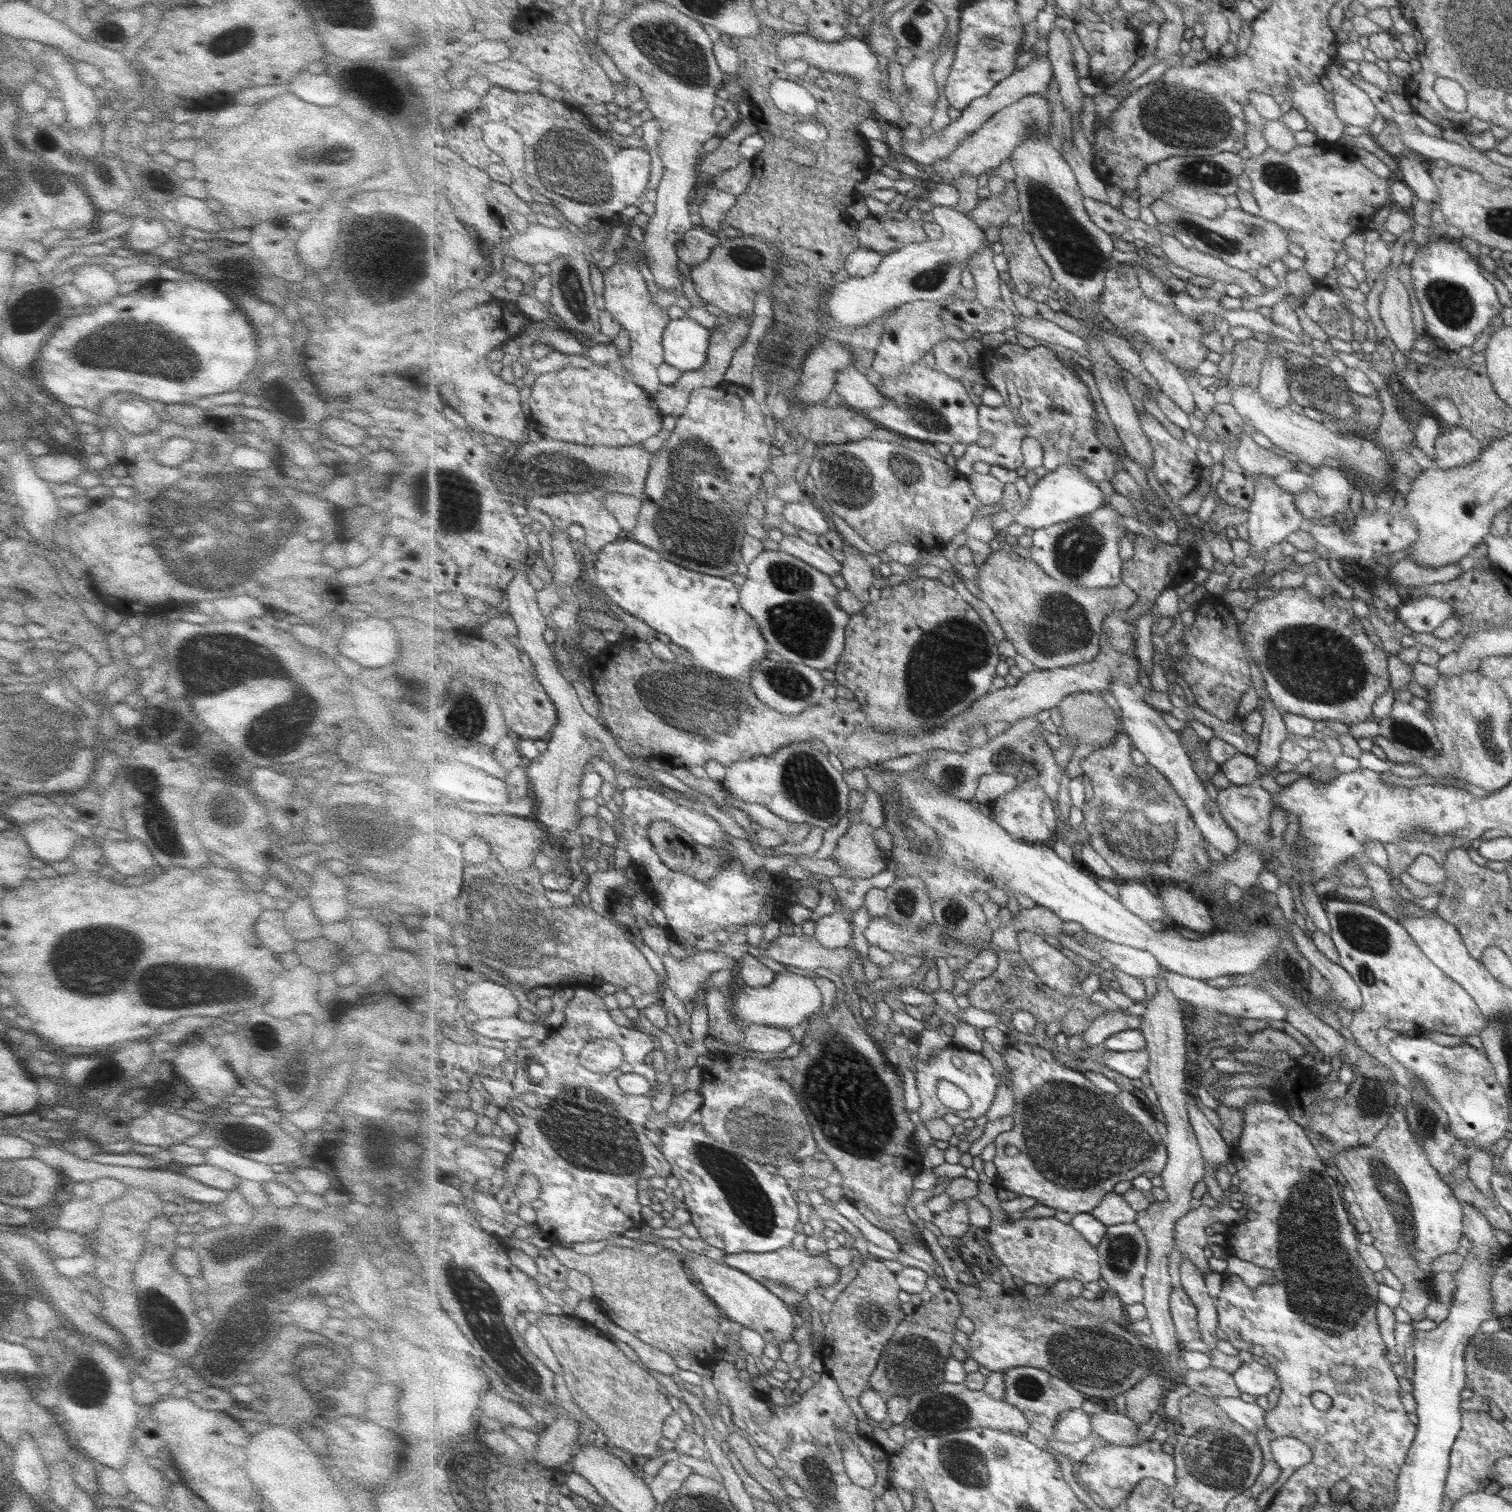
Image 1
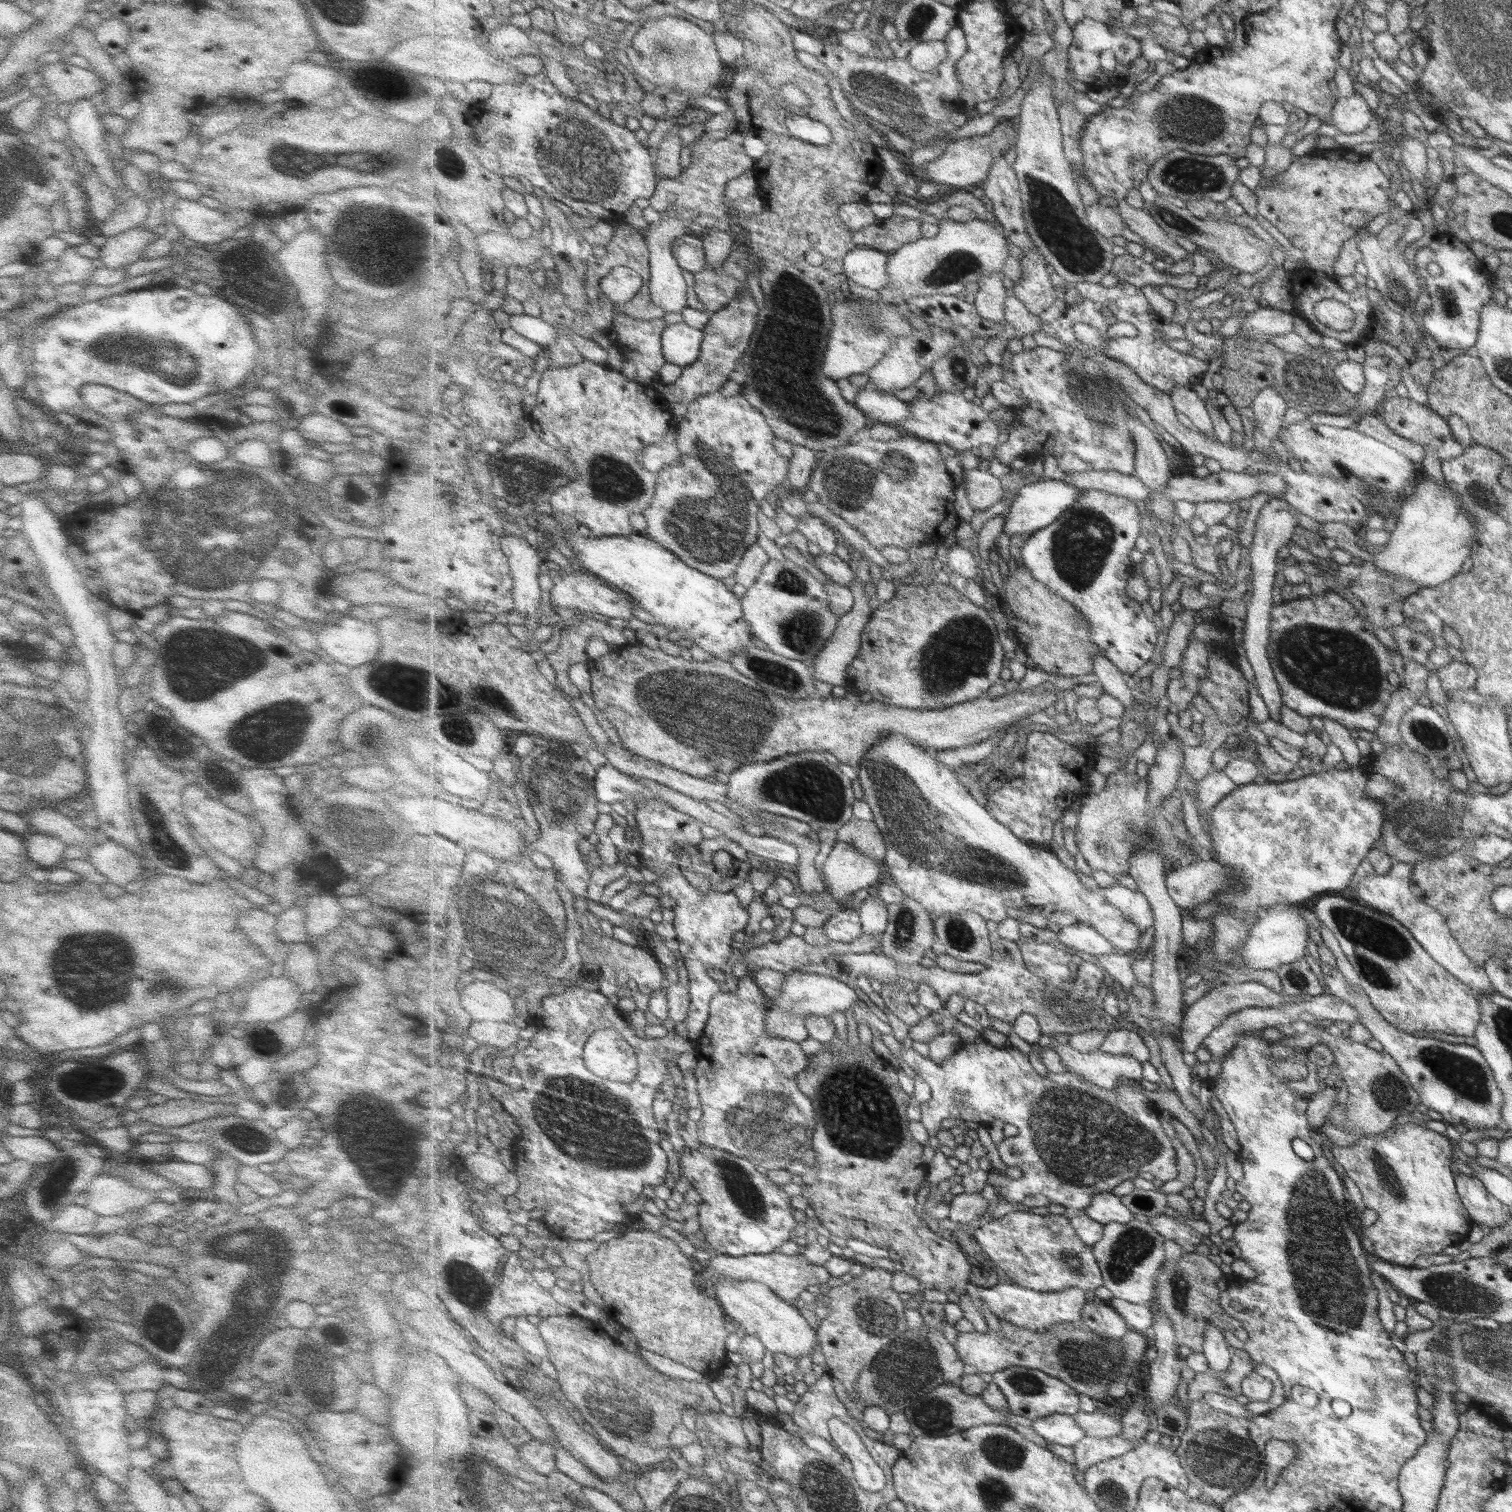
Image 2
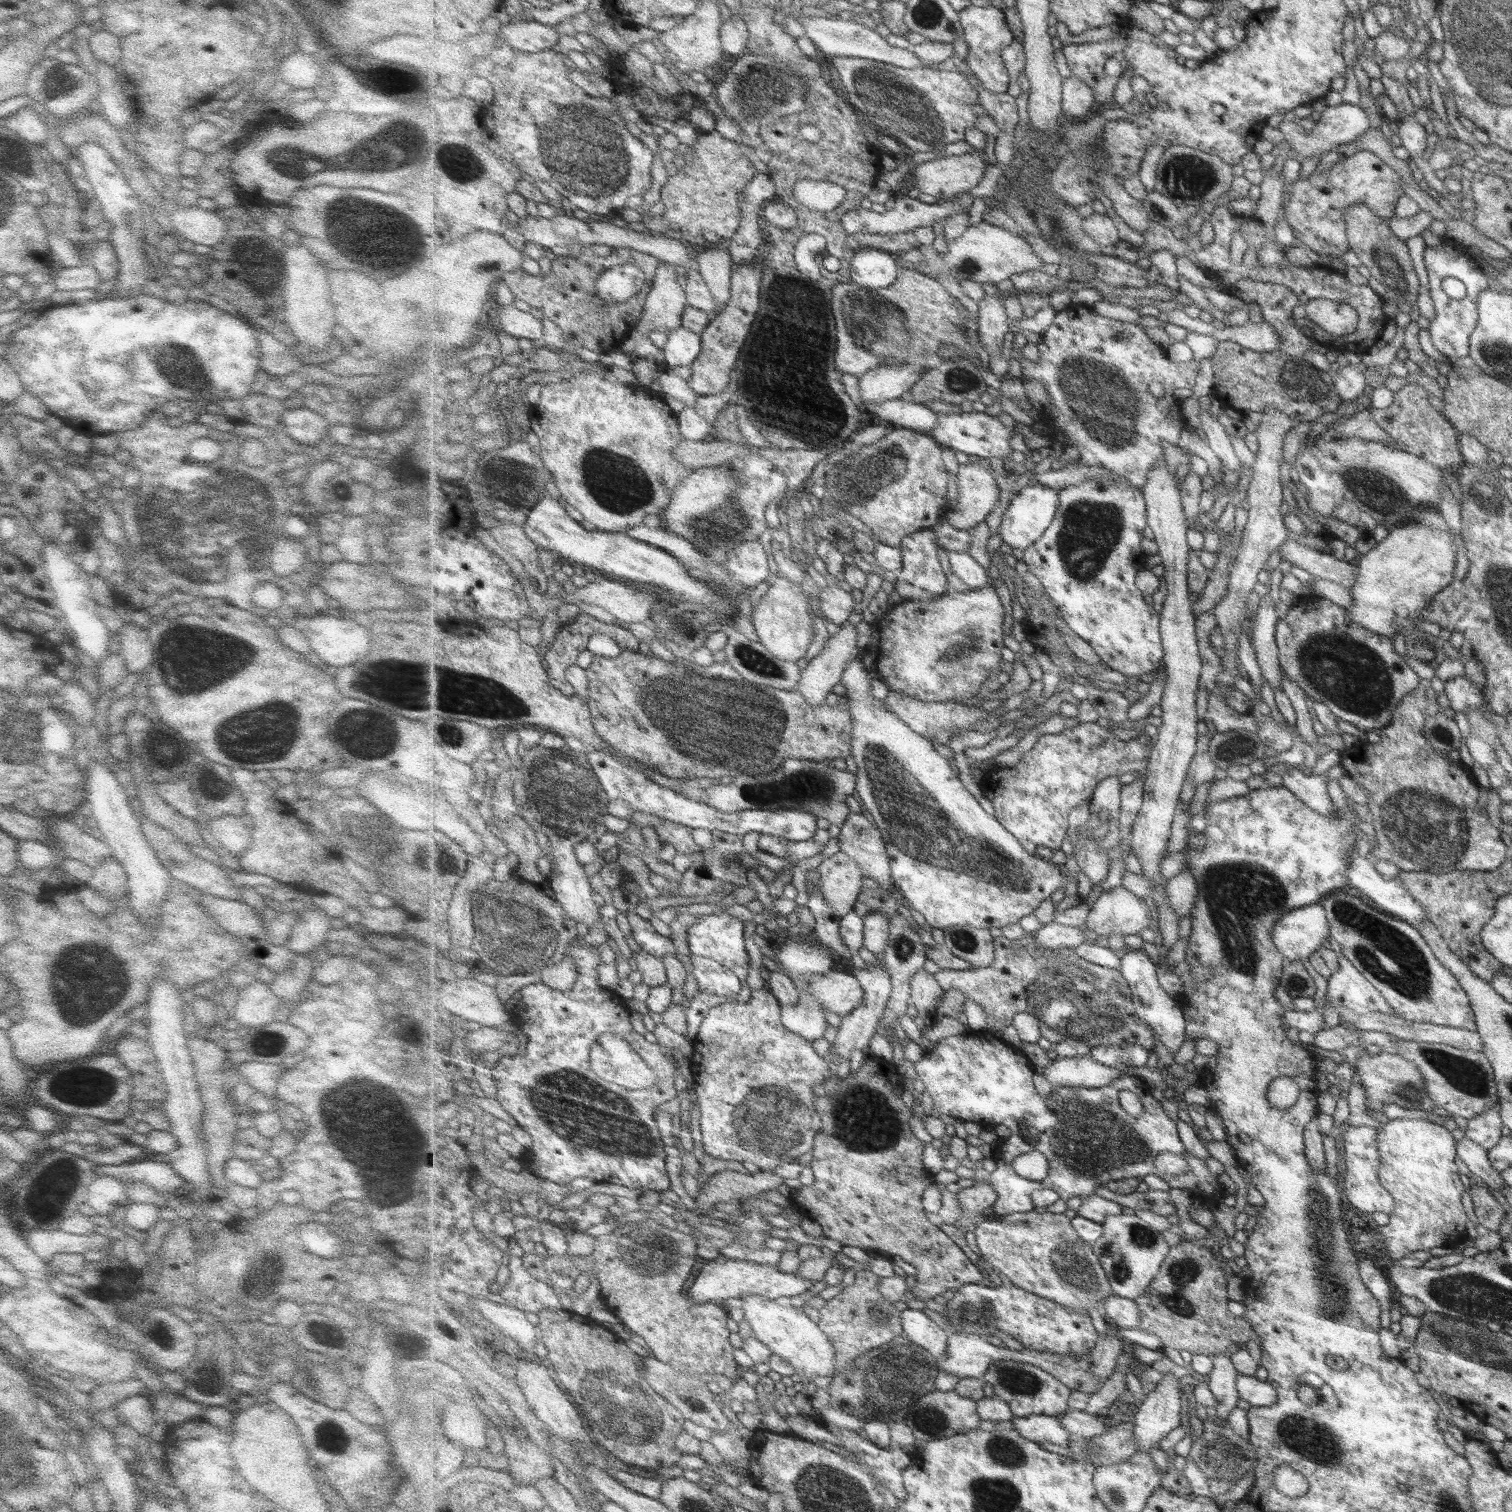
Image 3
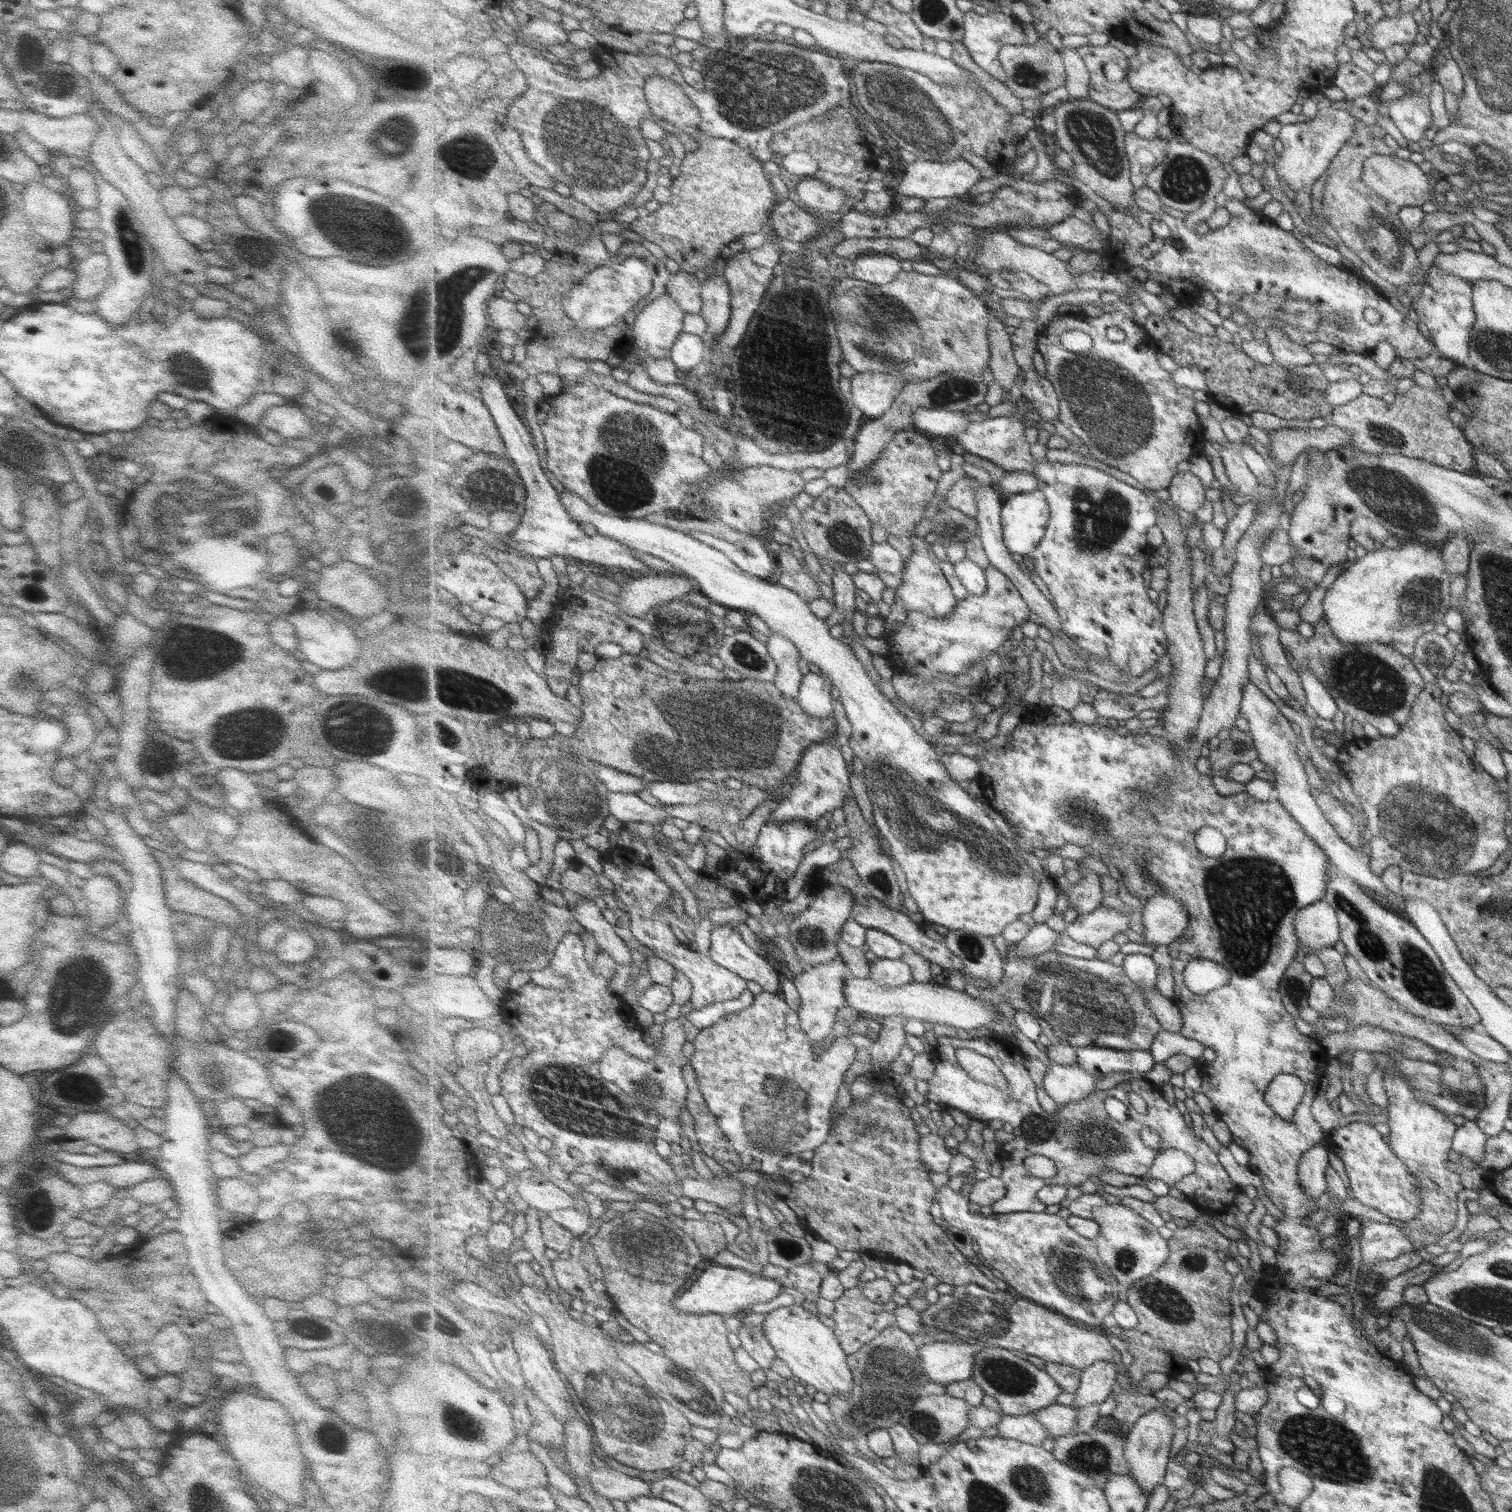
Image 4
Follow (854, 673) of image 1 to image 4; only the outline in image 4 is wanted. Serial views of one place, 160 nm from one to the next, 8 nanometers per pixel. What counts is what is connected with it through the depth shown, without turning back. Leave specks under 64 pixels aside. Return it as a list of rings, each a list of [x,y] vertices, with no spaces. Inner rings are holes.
[[[993,565],[986,568],[988,587],[985,594],[974,595],[958,601],[955,612],[947,618],[931,618],[927,614],[914,611],[897,630],[884,633],[884,638],[889,642],[888,655],[885,659],[890,668],[901,675],[915,676],[917,680],[925,680],[933,684],[933,679],[952,682],[957,674],[967,674],[973,664],[985,663],[989,656],[1001,649],[1005,640],[1010,640],[1011,632],[1015,626],[1023,626],[1034,613],[1025,599],[1018,592],[1017,587],[1009,577]]]

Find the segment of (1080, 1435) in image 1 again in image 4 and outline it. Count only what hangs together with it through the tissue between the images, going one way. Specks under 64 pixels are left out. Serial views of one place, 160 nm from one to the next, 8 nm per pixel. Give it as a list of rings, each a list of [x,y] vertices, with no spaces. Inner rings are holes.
[[[1003,1415],[997,1426],[999,1436],[1035,1446],[1041,1446],[1049,1437],[1049,1431],[1032,1415]]]

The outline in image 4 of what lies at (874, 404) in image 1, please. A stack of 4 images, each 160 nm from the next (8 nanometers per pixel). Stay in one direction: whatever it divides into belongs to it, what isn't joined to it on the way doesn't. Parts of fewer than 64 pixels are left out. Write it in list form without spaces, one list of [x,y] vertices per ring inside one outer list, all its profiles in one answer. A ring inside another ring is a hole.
[[[919,408],[914,410],[911,424],[920,432],[936,437],[956,436],[967,430],[974,417],[965,416],[965,413],[949,409]]]

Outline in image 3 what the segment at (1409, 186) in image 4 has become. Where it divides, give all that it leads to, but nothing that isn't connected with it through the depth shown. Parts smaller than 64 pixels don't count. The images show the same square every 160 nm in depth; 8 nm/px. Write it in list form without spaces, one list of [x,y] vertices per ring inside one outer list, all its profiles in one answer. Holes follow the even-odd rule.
[[[1357,151],[1351,156],[1339,157],[1337,162],[1326,172],[1314,171],[1311,176],[1303,180],[1298,178],[1284,195],[1283,217],[1287,220],[1293,236],[1313,252],[1317,253],[1322,259],[1335,259],[1348,251],[1348,240],[1346,224],[1344,222],[1344,210],[1349,206],[1365,204],[1381,219],[1391,219],[1394,217],[1394,207],[1399,197],[1403,197],[1401,186],[1399,186],[1399,172],[1392,170],[1386,163],[1381,162],[1379,157],[1367,151]]]

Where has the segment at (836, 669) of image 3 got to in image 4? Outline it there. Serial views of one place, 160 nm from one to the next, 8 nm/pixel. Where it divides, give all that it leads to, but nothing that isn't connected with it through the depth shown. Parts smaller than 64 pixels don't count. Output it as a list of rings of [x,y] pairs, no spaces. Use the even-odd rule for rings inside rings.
[[[808,673],[801,682],[797,697],[801,709],[817,719],[827,719],[833,715],[834,700],[831,696],[831,681],[823,674]]]

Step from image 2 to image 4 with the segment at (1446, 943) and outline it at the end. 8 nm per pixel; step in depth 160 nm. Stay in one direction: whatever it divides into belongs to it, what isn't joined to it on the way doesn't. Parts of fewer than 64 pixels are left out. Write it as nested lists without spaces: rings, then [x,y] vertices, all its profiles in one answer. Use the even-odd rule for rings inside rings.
[[[1255,684],[1245,686],[1244,698],[1240,715],[1249,724],[1249,734],[1255,742],[1258,755],[1263,764],[1270,768],[1275,774],[1276,796],[1281,800],[1281,805],[1293,815],[1293,818],[1300,822],[1308,835],[1325,851],[1328,855],[1331,866],[1335,867],[1340,875],[1345,875],[1347,878],[1353,879],[1362,889],[1377,894],[1387,905],[1399,911],[1403,908],[1404,898],[1391,894],[1383,886],[1379,878],[1370,873],[1368,867],[1368,857],[1363,853],[1362,849],[1355,850],[1351,848],[1344,840],[1337,836],[1333,827],[1329,824],[1329,820],[1319,808],[1317,800],[1311,794],[1311,784],[1305,772],[1305,764],[1299,758],[1297,752],[1297,744],[1299,744],[1298,735],[1293,732],[1291,722],[1283,716],[1283,712],[1277,708],[1277,704],[1265,696]],[[1399,906],[1399,908],[1397,908]]]

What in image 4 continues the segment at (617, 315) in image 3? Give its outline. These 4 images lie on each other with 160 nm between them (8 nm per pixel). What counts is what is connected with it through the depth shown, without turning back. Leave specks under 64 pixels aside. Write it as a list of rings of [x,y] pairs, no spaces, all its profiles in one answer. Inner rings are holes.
[[[625,241],[623,246],[613,255],[613,259],[607,264],[622,263],[627,258],[636,257],[643,260],[648,266],[654,280],[654,287],[651,294],[648,294],[637,306],[627,313],[619,323],[608,327],[606,330],[589,331],[578,328],[564,311],[563,297],[573,288],[575,283],[580,283],[586,273],[586,262],[578,260],[576,256],[568,253],[557,253],[554,251],[553,257],[546,262],[546,267],[539,276],[529,278],[522,274],[517,274],[511,270],[507,271],[503,277],[503,287],[518,297],[518,300],[525,302],[532,308],[532,317],[534,317],[534,331],[528,336],[526,345],[525,360],[519,363],[519,366],[527,374],[537,376],[543,372],[549,374],[558,374],[558,366],[562,358],[580,358],[581,360],[609,360],[613,354],[625,356],[631,350],[635,350],[634,334],[632,333],[637,316],[655,299],[659,299],[667,293],[672,274],[665,268],[665,262],[655,258],[643,244],[638,241]]]

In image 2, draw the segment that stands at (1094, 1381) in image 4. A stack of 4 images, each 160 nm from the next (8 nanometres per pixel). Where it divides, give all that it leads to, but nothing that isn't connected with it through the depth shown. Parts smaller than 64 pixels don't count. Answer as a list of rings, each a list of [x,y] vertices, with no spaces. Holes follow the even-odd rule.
[[[1107,1302],[1089,1304],[1083,1310],[1083,1322],[1103,1338],[1120,1342],[1130,1329],[1125,1319]]]

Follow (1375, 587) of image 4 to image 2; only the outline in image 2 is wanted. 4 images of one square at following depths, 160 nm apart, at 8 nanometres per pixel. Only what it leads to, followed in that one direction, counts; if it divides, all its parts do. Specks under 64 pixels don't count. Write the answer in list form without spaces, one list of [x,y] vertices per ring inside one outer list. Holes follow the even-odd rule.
[[[1422,475],[1412,489],[1412,494],[1399,503],[1398,513],[1395,516],[1395,528],[1387,532],[1388,539],[1383,548],[1372,556],[1373,566],[1394,578],[1404,578],[1416,584],[1419,589],[1439,586],[1460,572],[1463,560],[1469,556],[1469,546],[1473,545],[1474,526],[1472,518],[1460,508],[1456,494],[1453,494],[1446,484],[1433,482],[1428,476]]]

